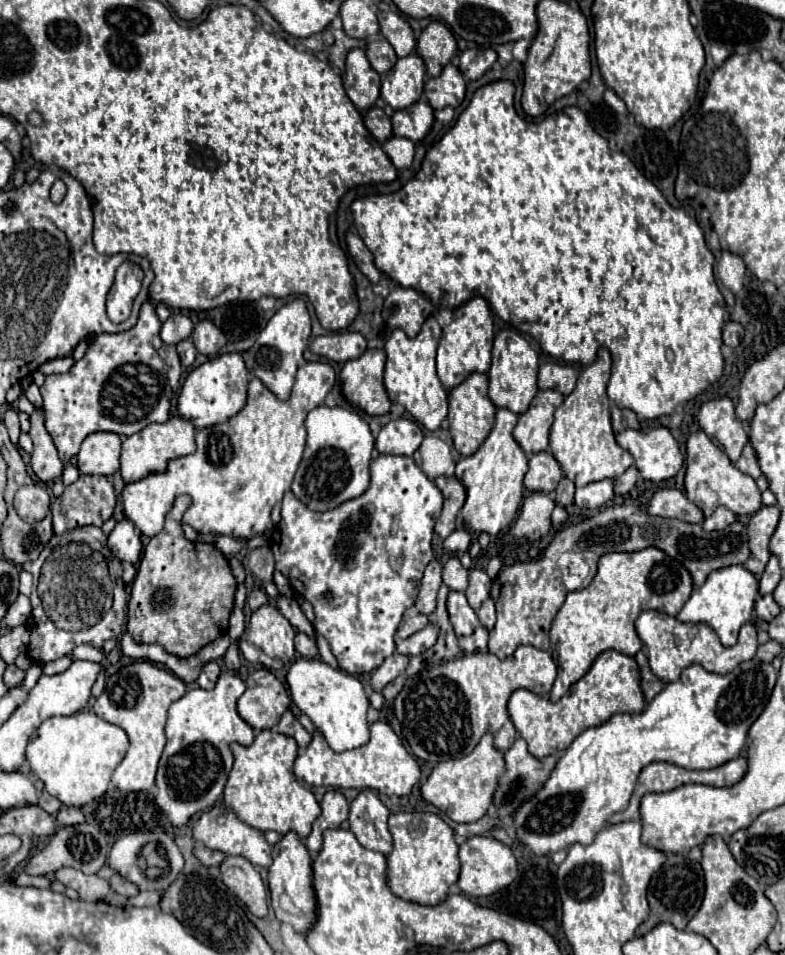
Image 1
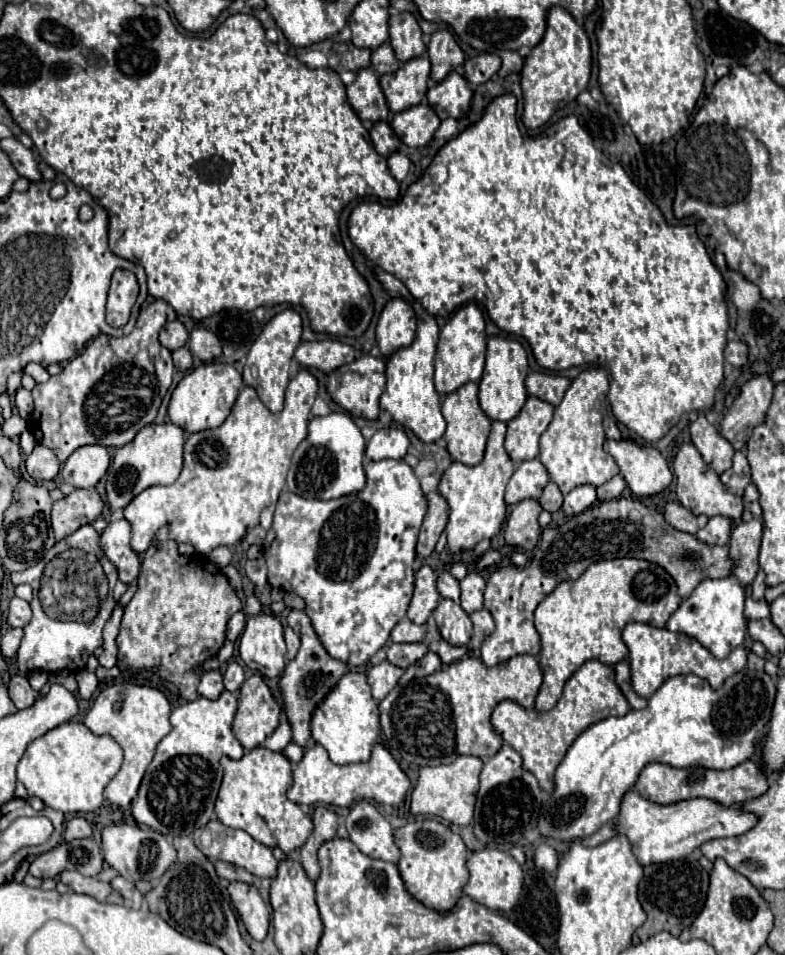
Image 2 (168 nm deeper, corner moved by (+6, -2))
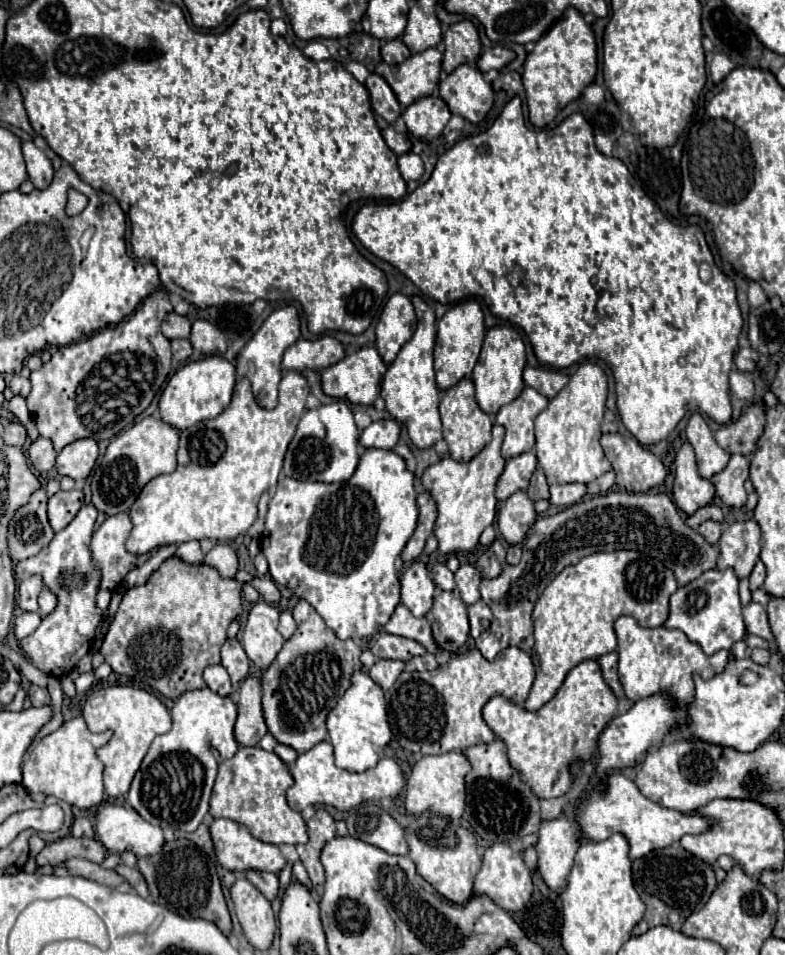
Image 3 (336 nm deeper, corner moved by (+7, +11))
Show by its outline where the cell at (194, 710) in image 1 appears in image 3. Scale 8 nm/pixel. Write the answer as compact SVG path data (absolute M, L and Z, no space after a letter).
M204 687L180 695L170 713L172 729L152 741L130 785L128 803L154 825L168 823L178 831L194 831L208 813L210 793L218 773L212 749L218 749L222 757L232 757L240 747L234 737L236 705L228 695L222 697Z

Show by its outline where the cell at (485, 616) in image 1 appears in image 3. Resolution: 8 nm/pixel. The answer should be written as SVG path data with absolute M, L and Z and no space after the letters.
M478 601L468 607L468 617L470 617L470 635L476 639L482 631L488 629L492 621L492 611L484 601Z

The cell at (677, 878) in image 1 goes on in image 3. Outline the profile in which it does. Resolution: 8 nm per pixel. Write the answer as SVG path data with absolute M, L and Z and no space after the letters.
M674 843L670 847L652 851L640 859L634 859L632 875L634 875L634 887L640 899L646 903L644 923L648 927L662 923L672 929L680 929L686 917L690 917L690 913L706 905L714 887L718 885L714 865L694 857L692 853L682 849L680 843Z

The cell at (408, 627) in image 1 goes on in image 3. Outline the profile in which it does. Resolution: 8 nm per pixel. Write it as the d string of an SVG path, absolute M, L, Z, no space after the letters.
M402 603L396 607L396 611L392 613L390 621L386 623L386 631L392 635L402 635L402 637L410 637L418 643L422 643L430 653L440 653L434 635L432 635L432 627L430 621L426 617L414 617L410 613L408 607L404 607Z

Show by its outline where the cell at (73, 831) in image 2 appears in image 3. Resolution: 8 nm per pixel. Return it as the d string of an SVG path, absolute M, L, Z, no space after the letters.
M76 817L72 825L72 835L74 837L94 837L94 827L86 817Z

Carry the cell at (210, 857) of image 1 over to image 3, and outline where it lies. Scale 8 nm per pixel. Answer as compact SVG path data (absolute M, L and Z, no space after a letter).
M248 869L248 871L244 871L244 875L246 875L246 879L248 879L250 883L254 883L254 885L262 891L262 895L264 895L268 901L272 901L272 899L276 897L276 893L278 893L278 877L276 877L274 873Z

